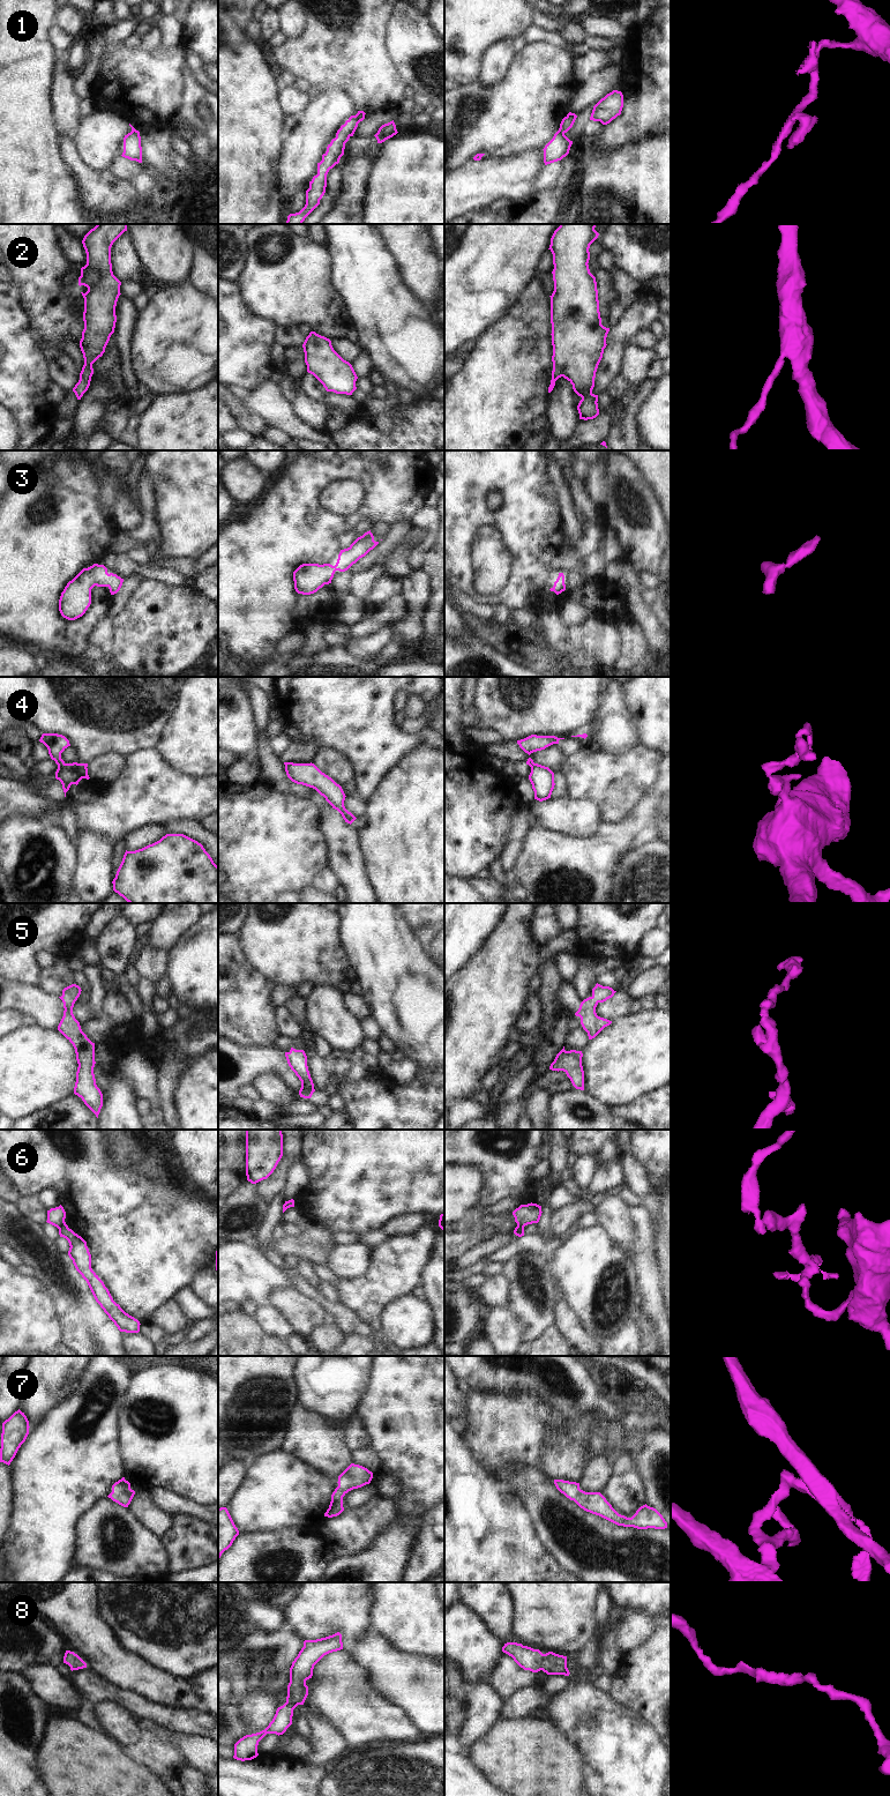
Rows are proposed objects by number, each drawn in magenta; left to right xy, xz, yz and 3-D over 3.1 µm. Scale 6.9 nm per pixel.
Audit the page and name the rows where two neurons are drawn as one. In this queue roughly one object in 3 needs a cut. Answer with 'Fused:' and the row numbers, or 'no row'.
Fused: 1, 6.

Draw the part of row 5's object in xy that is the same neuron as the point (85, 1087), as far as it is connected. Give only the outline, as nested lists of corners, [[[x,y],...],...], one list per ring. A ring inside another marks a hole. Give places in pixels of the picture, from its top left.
[[[72,984],[62,990],[59,997],[63,1003],[63,1016],[58,1030],[73,1044],[78,1064],[74,1094],[82,1098],[84,1104],[96,1115],[103,1106],[103,1094],[96,1085],[94,1074],[95,1067],[95,1043],[82,1031],[80,1022],[73,1014],[75,1001],[81,994],[81,988]]]

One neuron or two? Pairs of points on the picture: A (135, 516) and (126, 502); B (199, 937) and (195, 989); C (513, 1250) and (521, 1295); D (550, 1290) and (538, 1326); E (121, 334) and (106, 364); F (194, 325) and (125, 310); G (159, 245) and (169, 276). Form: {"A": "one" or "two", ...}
{"A": "one", "B": "one", "C": "two", "D": "one", "E": "two", "F": "two", "G": "one"}

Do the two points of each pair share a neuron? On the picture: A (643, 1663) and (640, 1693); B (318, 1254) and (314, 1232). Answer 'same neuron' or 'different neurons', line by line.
A: same neuron
B: same neuron

